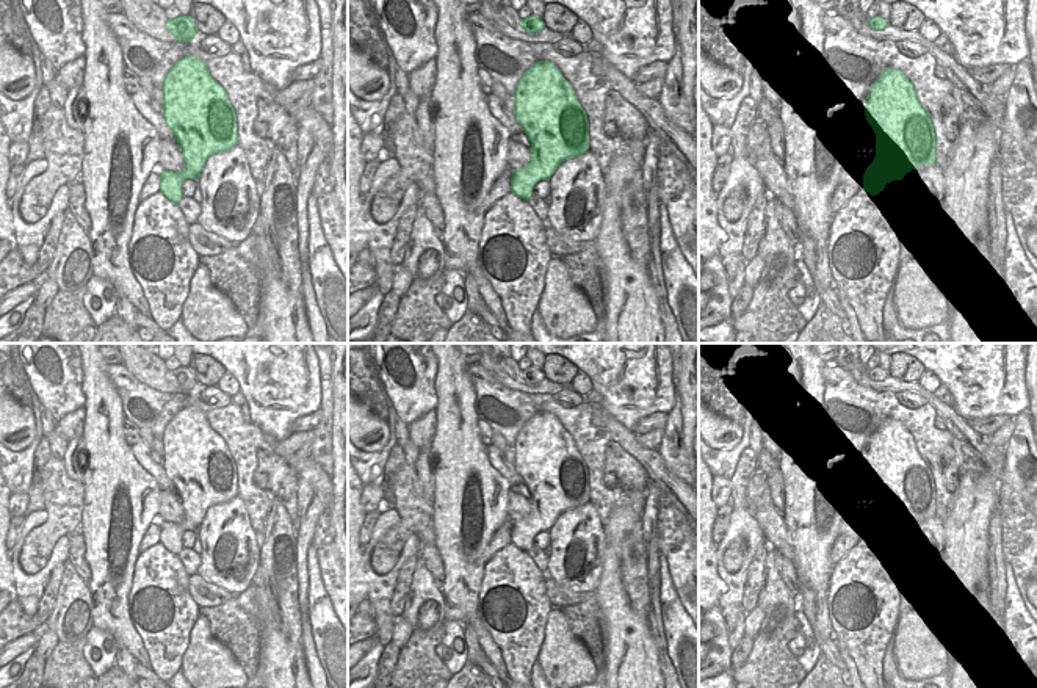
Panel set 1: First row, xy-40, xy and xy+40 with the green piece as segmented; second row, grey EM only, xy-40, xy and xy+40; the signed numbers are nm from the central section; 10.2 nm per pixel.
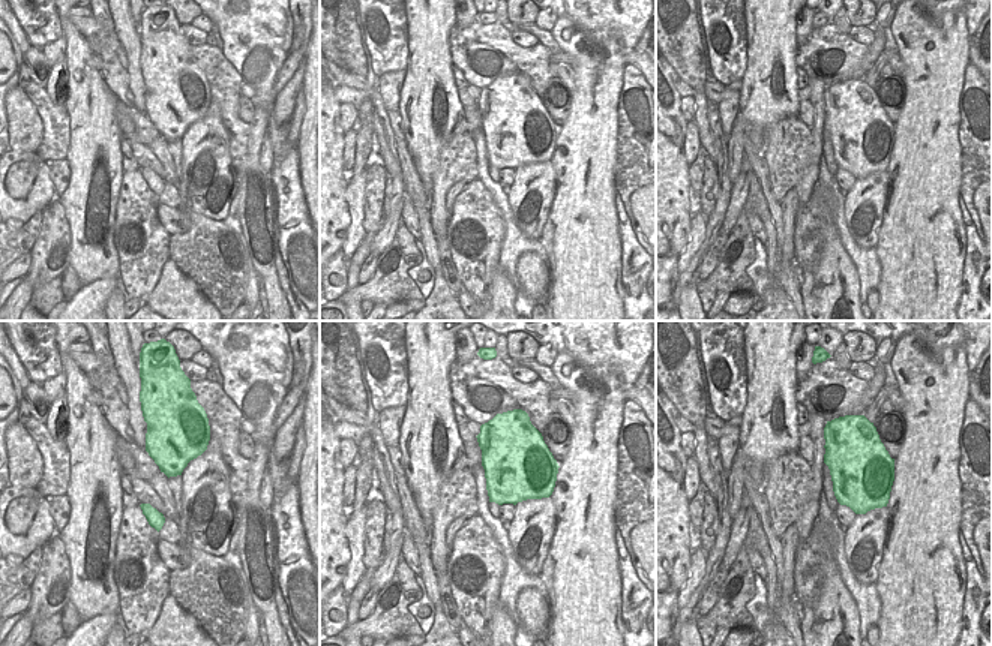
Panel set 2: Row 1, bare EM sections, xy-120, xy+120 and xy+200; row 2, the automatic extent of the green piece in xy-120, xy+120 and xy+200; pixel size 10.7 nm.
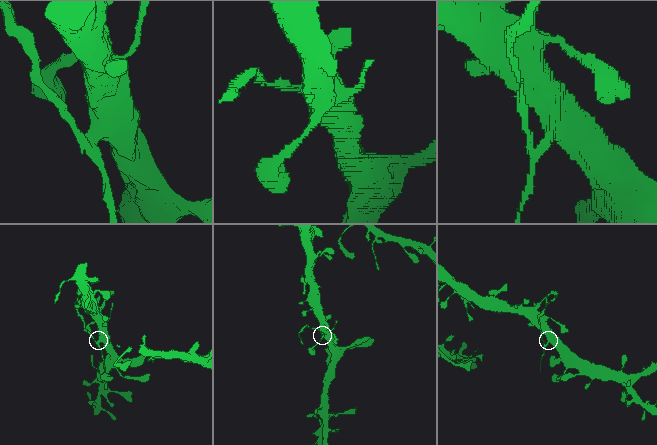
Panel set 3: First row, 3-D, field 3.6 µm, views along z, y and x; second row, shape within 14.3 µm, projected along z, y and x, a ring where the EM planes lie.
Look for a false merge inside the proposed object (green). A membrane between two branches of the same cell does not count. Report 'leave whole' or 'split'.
split

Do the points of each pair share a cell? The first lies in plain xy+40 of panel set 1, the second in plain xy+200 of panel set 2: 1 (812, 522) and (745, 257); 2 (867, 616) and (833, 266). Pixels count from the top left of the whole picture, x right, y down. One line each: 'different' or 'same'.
1: different
2: different

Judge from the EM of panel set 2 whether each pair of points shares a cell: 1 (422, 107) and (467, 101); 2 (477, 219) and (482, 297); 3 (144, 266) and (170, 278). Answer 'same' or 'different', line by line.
1: different
2: same
3: different

